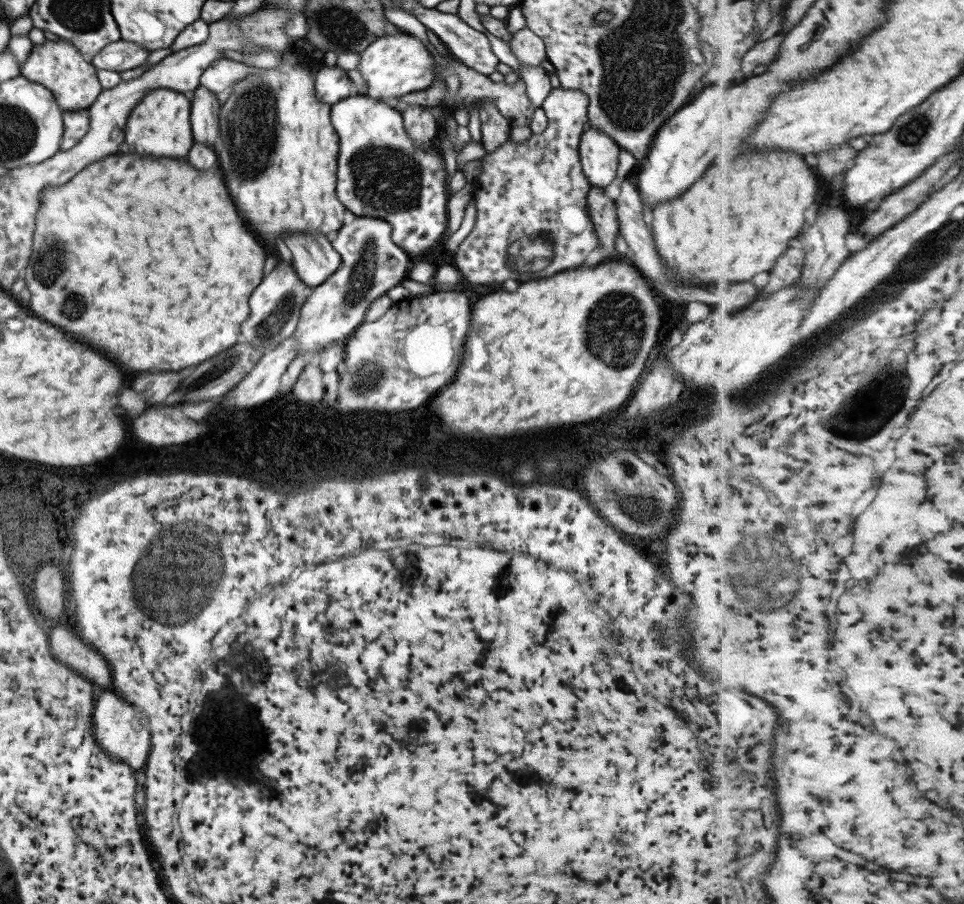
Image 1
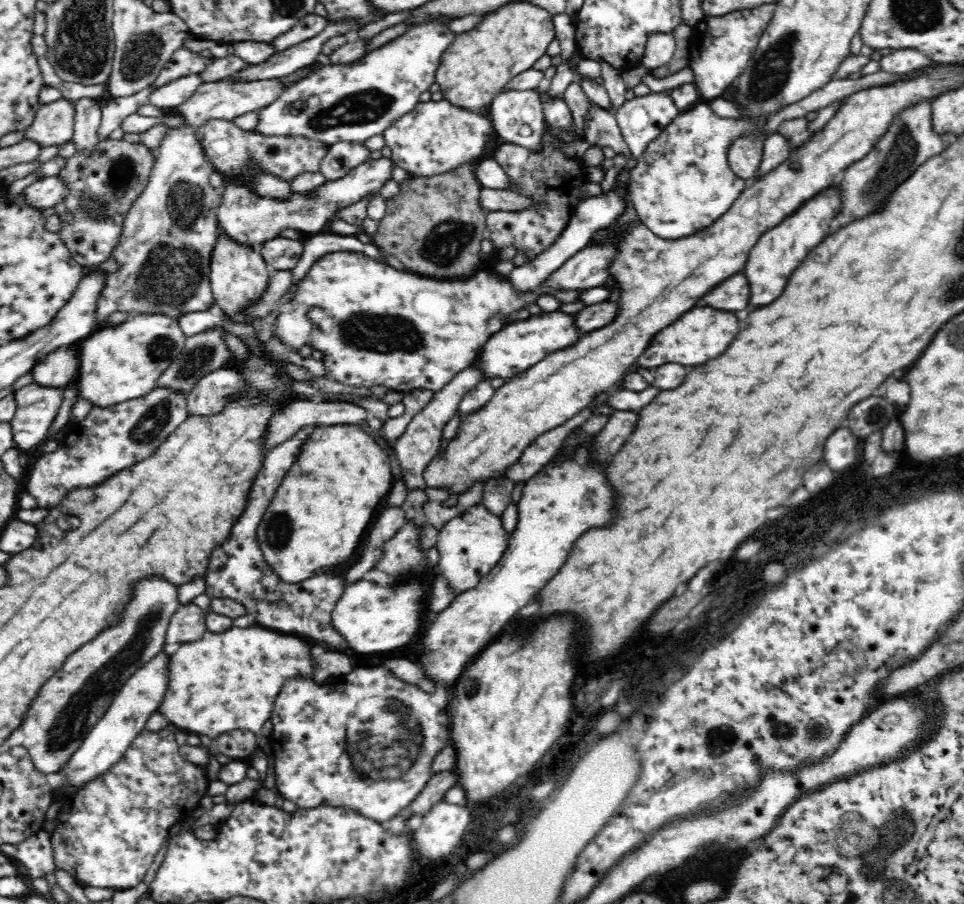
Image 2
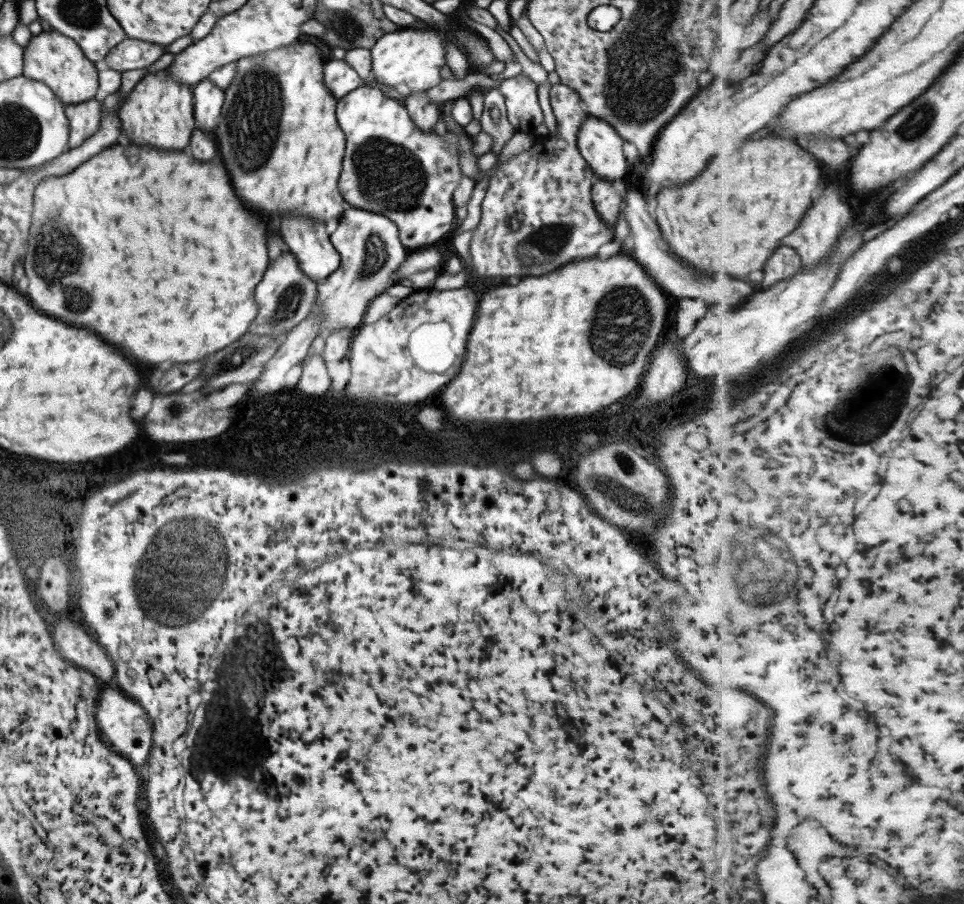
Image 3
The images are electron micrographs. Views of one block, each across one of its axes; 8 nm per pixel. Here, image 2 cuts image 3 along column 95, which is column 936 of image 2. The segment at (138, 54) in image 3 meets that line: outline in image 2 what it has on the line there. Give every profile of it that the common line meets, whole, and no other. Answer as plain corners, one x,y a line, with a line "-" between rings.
892,49
892,52
881,58
881,68
896,74
904,74
912,71
923,70
924,68
938,68
941,63
937,63
920,52
918,49

